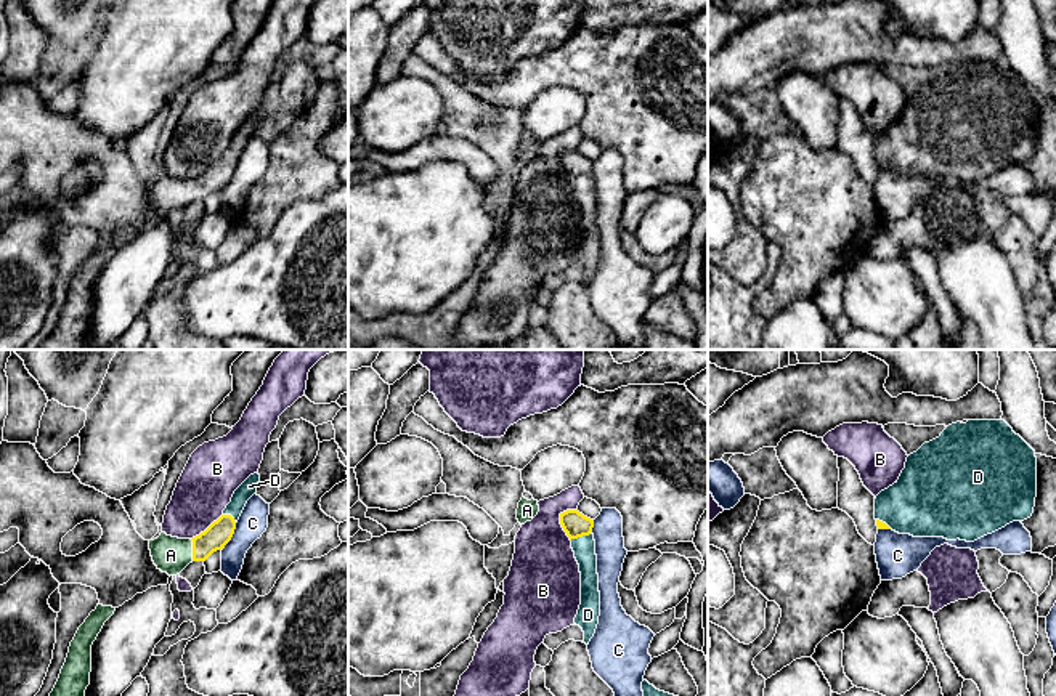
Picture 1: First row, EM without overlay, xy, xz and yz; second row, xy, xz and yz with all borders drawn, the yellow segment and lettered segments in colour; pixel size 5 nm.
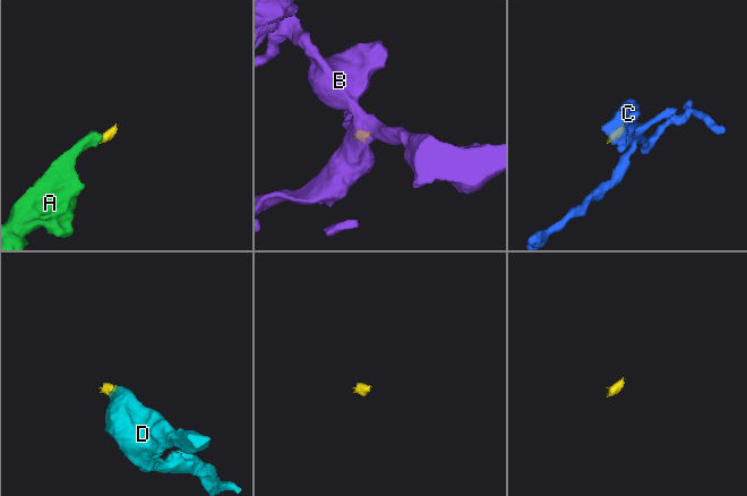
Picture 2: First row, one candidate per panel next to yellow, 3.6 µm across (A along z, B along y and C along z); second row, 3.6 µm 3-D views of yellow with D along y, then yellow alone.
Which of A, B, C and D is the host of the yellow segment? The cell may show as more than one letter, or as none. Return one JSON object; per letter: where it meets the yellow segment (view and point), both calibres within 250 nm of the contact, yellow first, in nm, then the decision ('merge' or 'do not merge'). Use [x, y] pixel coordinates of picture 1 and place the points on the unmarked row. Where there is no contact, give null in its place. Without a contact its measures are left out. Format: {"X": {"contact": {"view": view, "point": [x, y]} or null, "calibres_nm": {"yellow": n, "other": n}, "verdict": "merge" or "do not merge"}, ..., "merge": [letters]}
{"A": {"contact": {"view": "xy", "point": [193, 191]}, "calibres_nm": {"yellow": 120, "other": 180}, "verdict": "merge"}, "B": {"contact": {"view": "xz", "point": [560, 162]}, "calibres_nm": {"yellow": 120, "other": 320}, "verdict": "do not merge"}, "C": {"contact": {"view": "xy", "point": [231, 177]}, "calibres_nm": {"yellow": 120, "other": 150}, "verdict": "do not merge"}, "D": {"contact": {"view": "xz", "point": [580, 177]}, "calibres_nm": {"yellow": 120, "other": 110}, "verdict": "merge"}, "merge": ["A", "D"]}

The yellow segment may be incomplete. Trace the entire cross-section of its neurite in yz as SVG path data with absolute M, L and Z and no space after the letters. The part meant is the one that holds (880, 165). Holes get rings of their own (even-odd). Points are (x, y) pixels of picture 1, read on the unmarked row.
M968 61L948 66L939 79L910 95L899 120L875 140L878 170L913 178L944 178L974 183L1013 162L1032 157L1037 138L1035 91L1005 61Z

